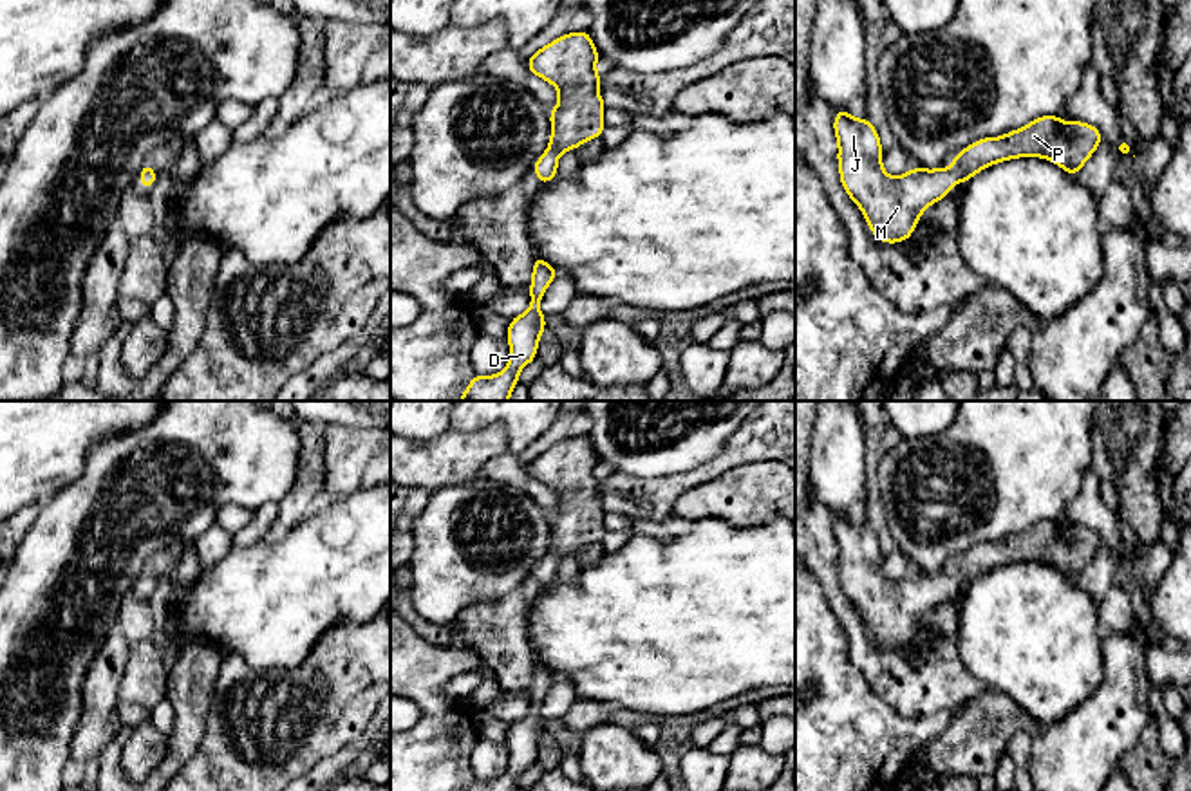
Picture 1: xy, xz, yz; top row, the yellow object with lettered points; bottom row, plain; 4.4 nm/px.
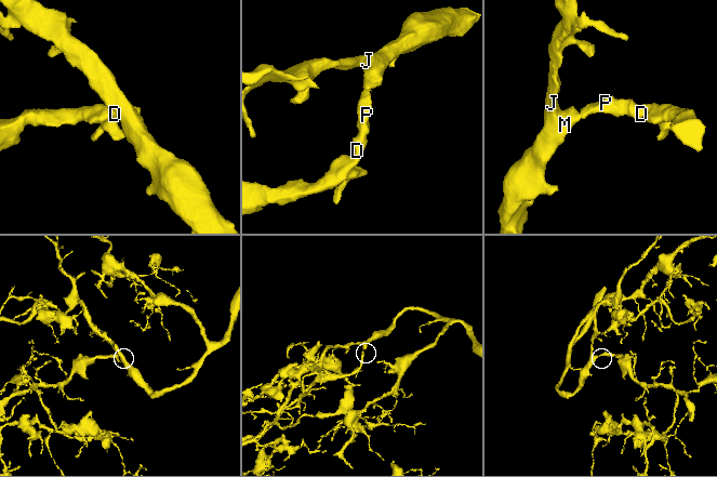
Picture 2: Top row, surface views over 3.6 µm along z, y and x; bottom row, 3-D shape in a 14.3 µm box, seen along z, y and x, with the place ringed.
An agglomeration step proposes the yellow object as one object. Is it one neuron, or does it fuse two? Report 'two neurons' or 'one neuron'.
one neuron

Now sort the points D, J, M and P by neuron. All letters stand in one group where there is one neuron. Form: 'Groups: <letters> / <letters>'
Groups: D J M P

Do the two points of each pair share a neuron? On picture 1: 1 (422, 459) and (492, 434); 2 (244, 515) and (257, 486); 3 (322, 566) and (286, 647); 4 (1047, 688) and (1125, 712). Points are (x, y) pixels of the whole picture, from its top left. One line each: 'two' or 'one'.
1: one
2: two
3: one
4: two

